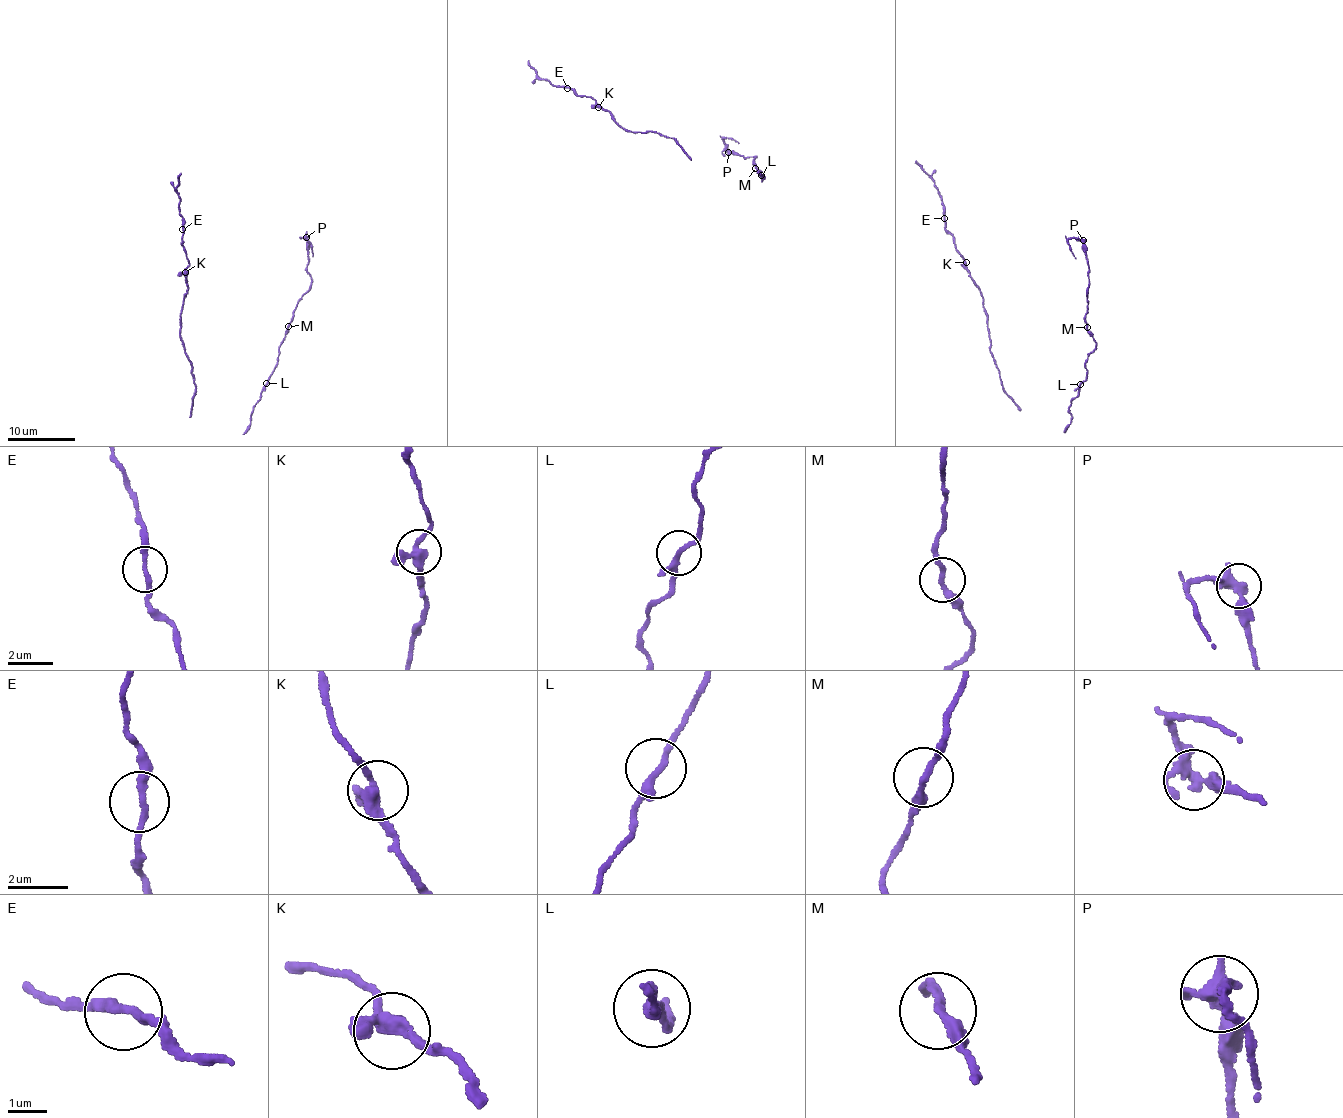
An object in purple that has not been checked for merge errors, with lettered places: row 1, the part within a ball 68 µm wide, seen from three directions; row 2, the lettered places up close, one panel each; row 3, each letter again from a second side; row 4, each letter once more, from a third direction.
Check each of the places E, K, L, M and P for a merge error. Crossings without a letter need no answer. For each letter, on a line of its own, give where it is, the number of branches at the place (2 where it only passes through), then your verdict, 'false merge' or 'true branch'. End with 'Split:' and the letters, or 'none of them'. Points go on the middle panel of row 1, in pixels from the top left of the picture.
E: (567, 88) | 2 | true branch
K: (598, 107) | 3 | true branch
L: (761, 175) | 3 | true branch
M: (755, 168) | 2 | true branch
P: (728, 152) | 3 | false merge
Split: P

